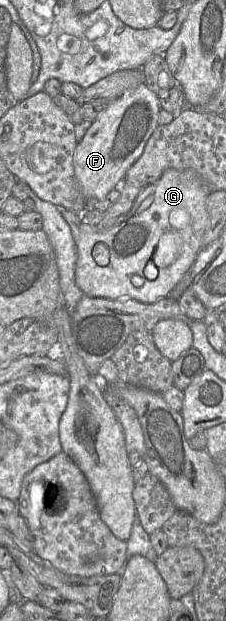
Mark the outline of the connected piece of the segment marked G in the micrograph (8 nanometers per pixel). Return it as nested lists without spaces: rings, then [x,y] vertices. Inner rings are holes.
[[[167,169],[160,179],[145,185],[131,210],[123,220],[111,228],[96,231],[82,221],[82,213],[58,206],[69,224],[77,248],[75,282],[84,295],[108,299],[132,298],[142,303],[154,303],[168,297],[183,276],[193,266],[202,248],[202,239],[209,226],[206,200],[210,191],[193,170]],[[153,260],[159,268],[158,277],[148,280],[144,275],[146,264]]]

